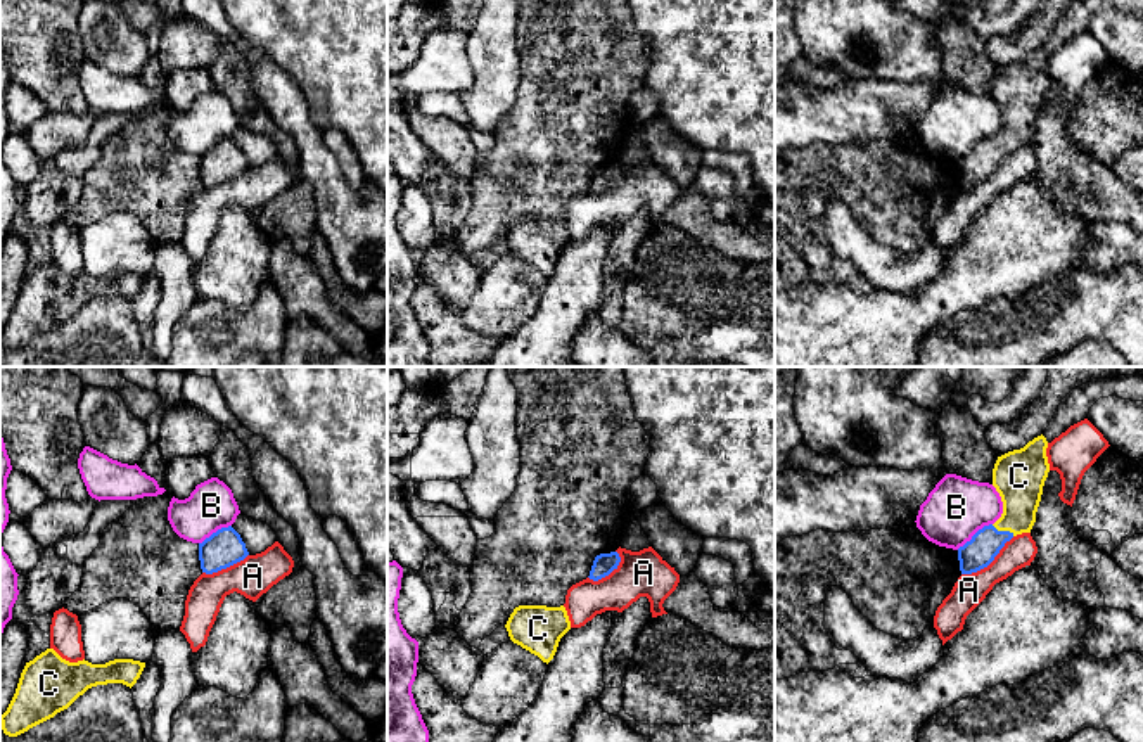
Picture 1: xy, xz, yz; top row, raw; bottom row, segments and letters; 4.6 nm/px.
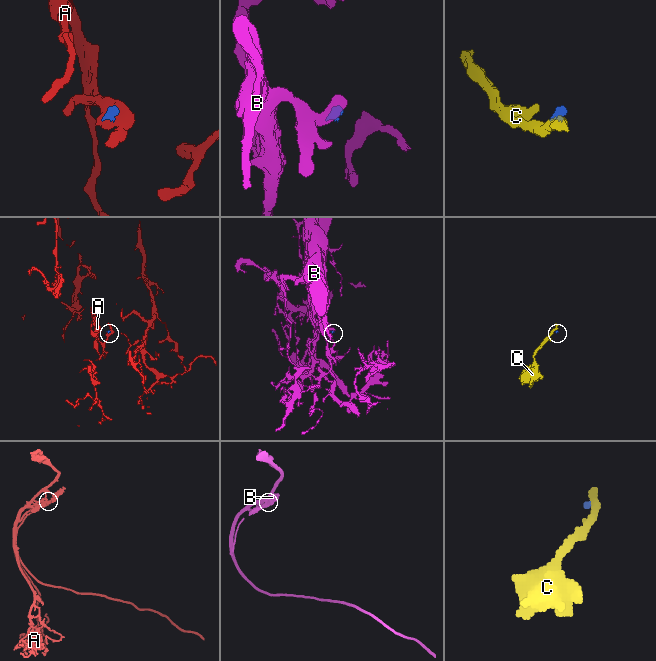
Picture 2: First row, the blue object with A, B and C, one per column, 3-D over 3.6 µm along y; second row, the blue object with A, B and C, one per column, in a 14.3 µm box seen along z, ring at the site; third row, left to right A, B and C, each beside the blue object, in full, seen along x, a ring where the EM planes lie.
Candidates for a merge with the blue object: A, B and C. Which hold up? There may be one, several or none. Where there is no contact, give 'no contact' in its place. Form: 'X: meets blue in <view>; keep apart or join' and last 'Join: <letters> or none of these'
A: meets blue in yz; keep apart
B: meets blue in yz; keep apart
C: meets blue in yz; join
Join: C

